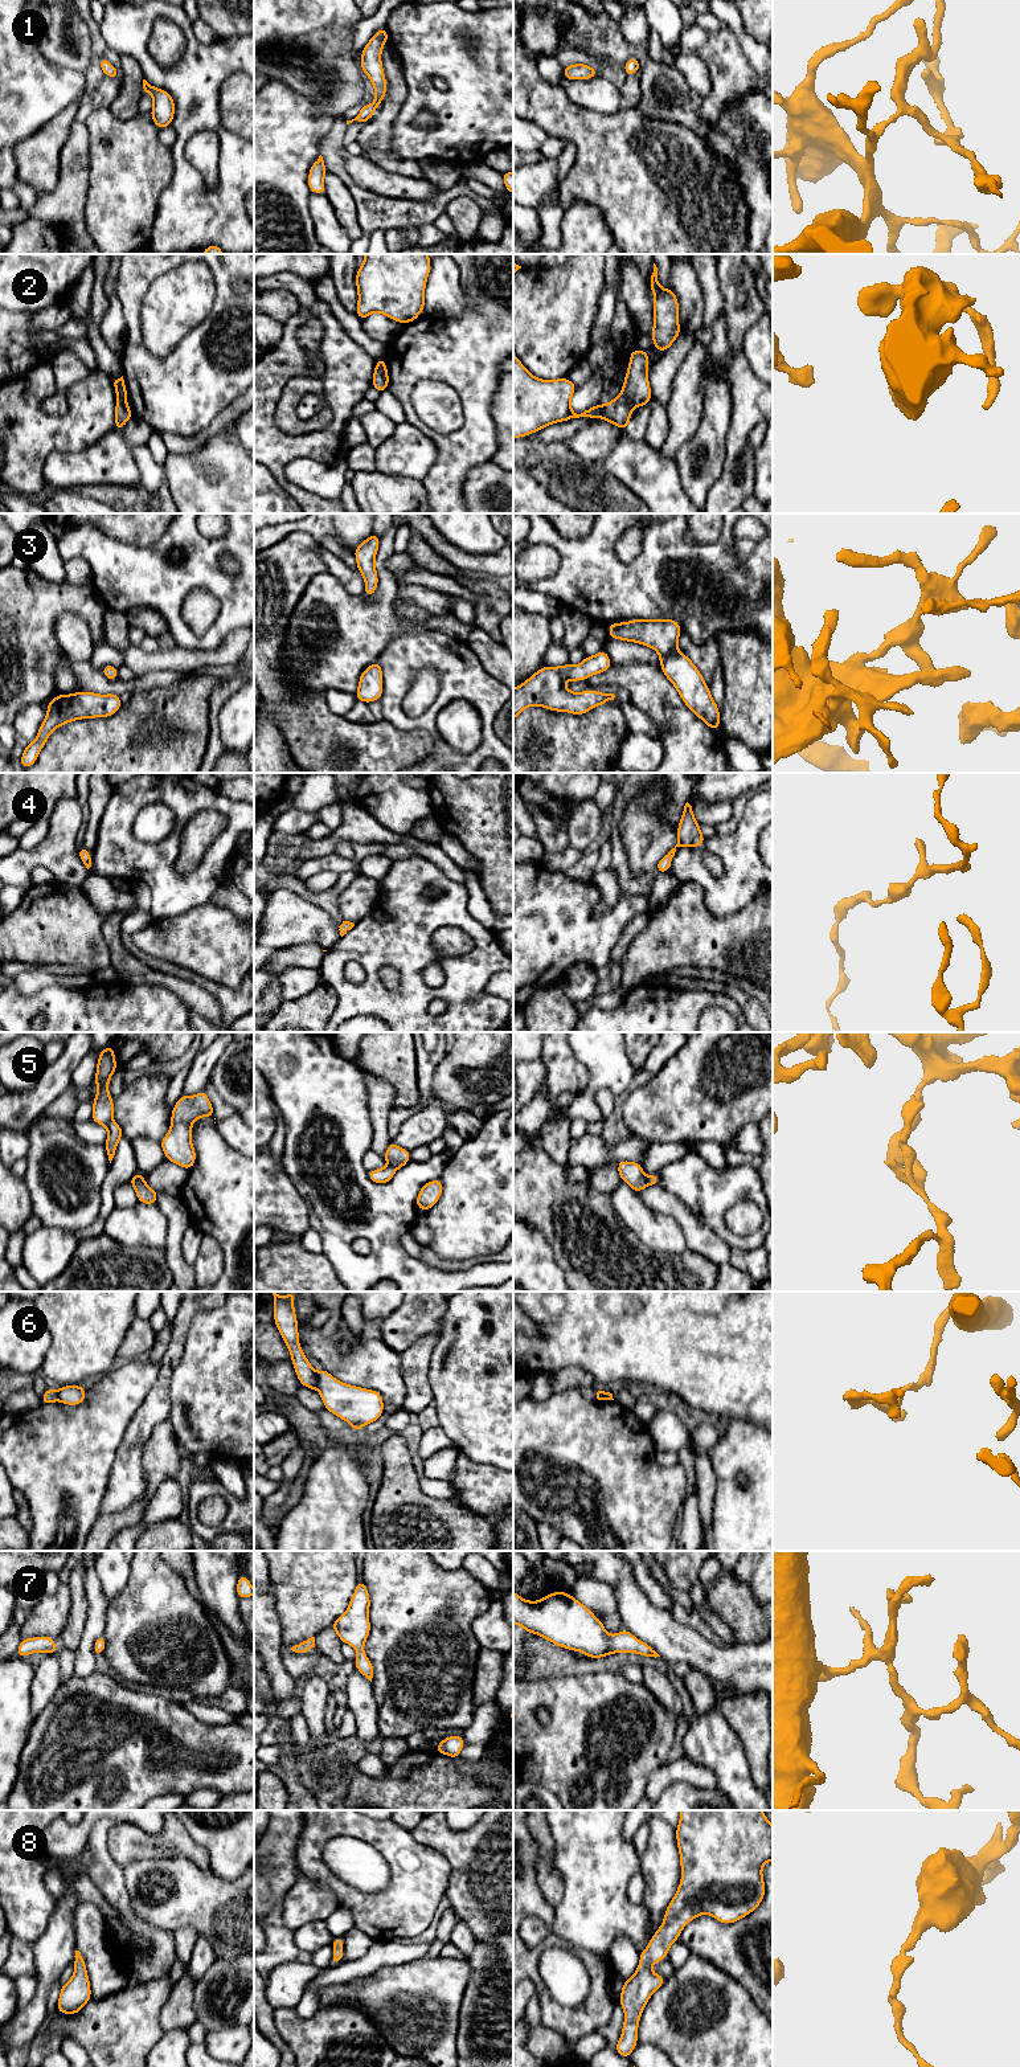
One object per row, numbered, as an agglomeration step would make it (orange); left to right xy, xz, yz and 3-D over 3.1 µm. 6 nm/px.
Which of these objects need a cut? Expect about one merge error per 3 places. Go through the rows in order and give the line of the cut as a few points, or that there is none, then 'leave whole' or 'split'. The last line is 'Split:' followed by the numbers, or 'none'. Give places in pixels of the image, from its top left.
1: no cut; leave whole
2: cut in yz along (621, 392), (633, 406); split
3: no cut; leave whole
4: no cut; leave whole
5: cut in xz along (389, 1165), (396, 1169); split
6: cut in xz along (315, 1374), (318, 1387); split
7: no cut; leave whole
8: no cut; leave whole
Split: 2, 5, 6

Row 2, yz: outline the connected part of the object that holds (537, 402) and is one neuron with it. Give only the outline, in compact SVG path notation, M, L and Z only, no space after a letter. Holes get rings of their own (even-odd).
M513 352L513 439L572 418L603 418L626 430L632 406L620 393L606 405L595 405L581 414L573 412L570 400L577 385L568 377L541 380L527 371Z

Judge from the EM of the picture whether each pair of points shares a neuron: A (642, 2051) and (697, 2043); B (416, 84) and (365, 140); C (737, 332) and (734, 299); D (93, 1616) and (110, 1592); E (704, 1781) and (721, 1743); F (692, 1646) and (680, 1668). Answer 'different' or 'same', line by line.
A: different
B: different
C: same
D: different
E: different
F: different

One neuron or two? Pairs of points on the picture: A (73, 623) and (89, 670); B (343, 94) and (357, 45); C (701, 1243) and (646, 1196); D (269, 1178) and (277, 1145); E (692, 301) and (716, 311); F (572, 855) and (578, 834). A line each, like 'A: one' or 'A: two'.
A: two
B: two
C: one
D: two
E: two
F: two

